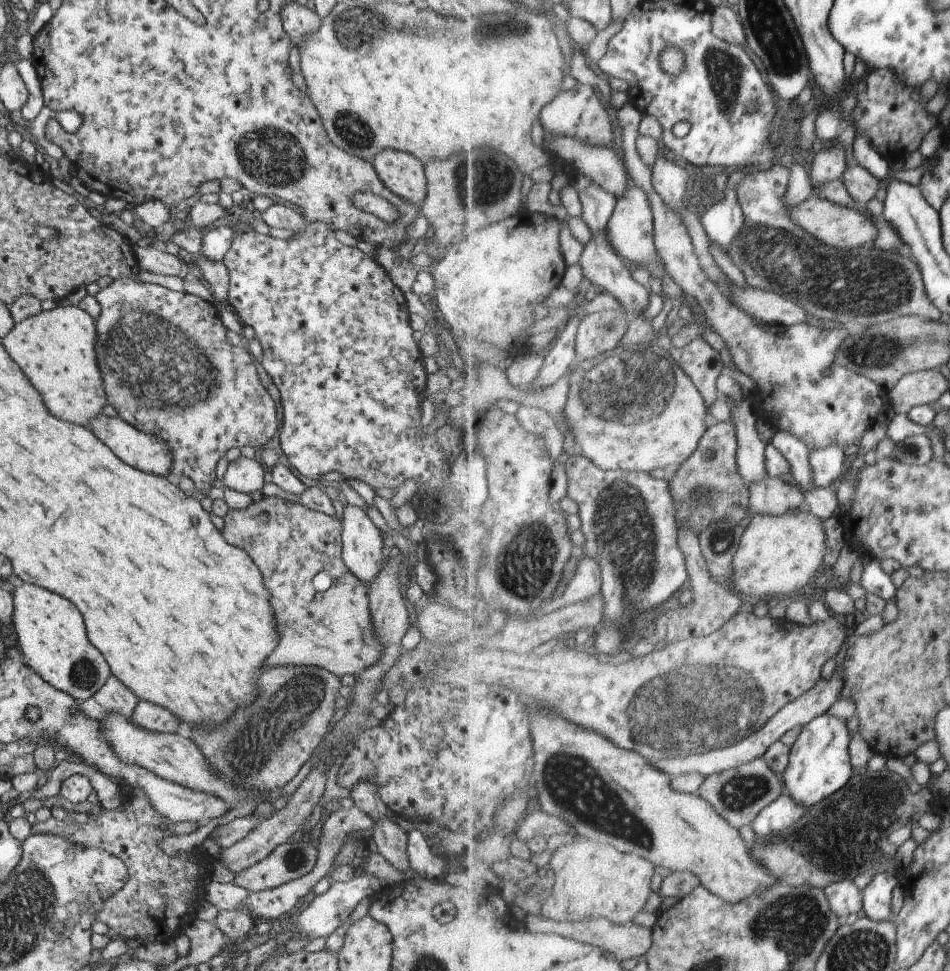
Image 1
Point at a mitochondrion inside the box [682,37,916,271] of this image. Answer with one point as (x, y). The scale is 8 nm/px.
(722, 69)

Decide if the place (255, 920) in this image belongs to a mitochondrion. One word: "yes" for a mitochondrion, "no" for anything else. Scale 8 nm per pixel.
no

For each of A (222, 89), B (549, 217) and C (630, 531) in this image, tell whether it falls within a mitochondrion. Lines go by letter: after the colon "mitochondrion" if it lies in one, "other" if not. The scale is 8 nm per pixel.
A: other
B: other
C: mitochondrion

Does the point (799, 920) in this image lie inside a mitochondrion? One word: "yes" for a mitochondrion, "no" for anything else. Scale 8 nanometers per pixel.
yes

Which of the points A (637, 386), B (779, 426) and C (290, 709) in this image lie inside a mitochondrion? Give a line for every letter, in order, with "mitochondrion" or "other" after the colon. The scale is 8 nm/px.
A: mitochondrion
B: other
C: mitochondrion

